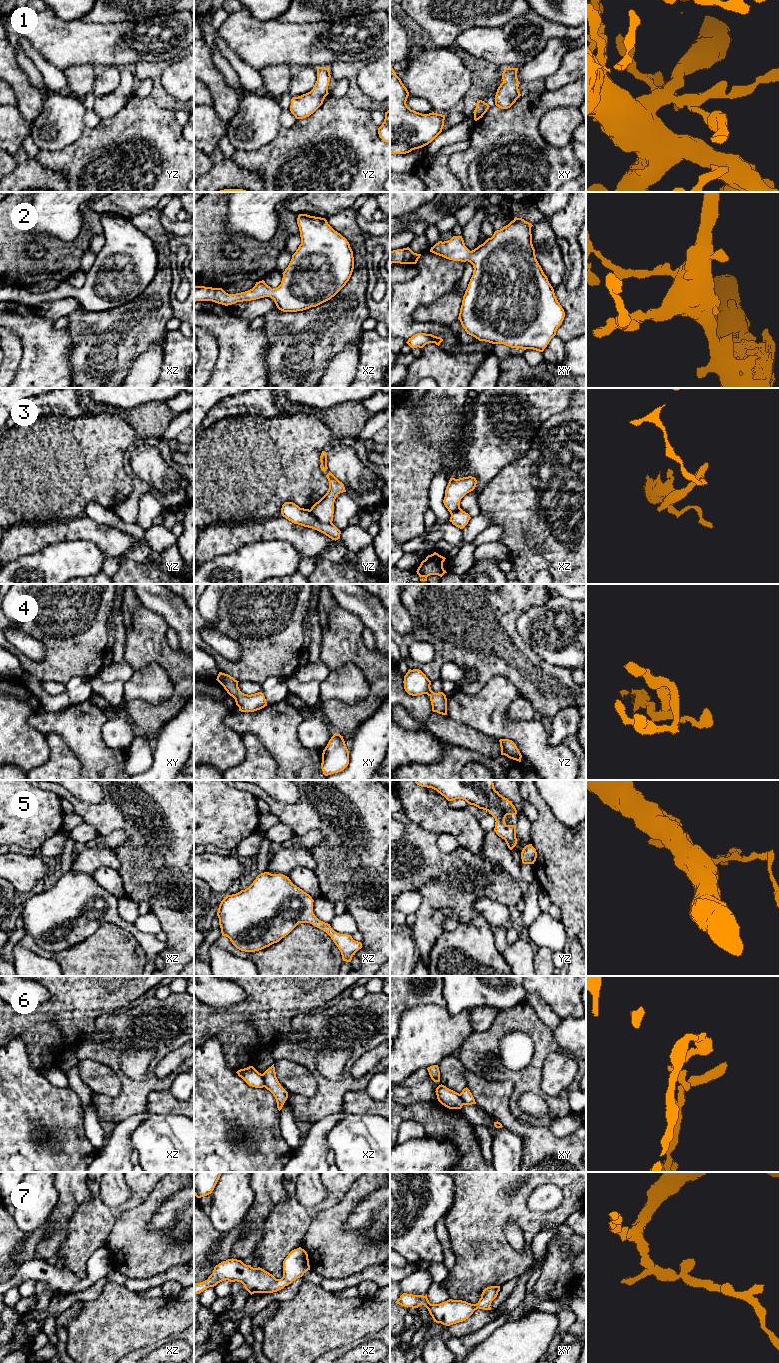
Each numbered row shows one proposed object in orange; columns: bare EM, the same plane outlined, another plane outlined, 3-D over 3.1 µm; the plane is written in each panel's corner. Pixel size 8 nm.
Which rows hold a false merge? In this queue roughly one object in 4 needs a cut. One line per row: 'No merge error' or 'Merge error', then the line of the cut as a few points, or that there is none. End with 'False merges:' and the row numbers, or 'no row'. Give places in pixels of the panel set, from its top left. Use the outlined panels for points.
1: No merge error. No split
2: No merge error. No split
3: Merge error. Split along yz (309, 510), (319, 521), (331, 523)
4: No merge error. No split
5: No merge error. No split
6: Merge error. Split along xz (262, 1074), (264, 1086)
7: No merge error. No split
False merges: 3, 6

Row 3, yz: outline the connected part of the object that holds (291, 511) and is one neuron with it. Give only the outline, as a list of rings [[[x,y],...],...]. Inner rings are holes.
[[[285,502],[281,508],[281,514],[294,524],[317,530],[335,541],[340,539],[341,531],[333,523],[319,522],[309,509],[300,508],[293,502]]]

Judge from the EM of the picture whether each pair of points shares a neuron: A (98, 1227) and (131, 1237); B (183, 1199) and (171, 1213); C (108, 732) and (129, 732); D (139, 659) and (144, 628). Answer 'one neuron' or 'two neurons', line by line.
A: two neurons
B: one neuron
C: one neuron
D: one neuron

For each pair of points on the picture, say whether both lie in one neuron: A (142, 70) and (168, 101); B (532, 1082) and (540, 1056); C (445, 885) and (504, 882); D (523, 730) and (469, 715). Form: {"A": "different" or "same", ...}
{"A": "same", "B": "same", "C": "same", "D": "same"}

